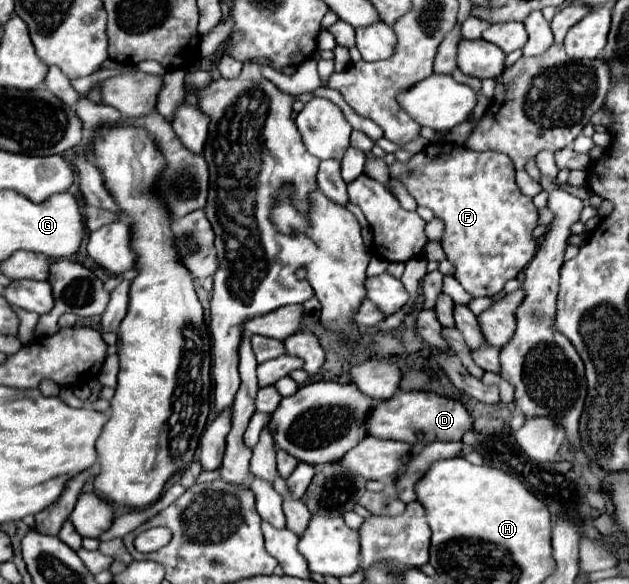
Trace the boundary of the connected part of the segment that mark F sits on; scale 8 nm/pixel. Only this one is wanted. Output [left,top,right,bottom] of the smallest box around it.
[389,141,539,297]

